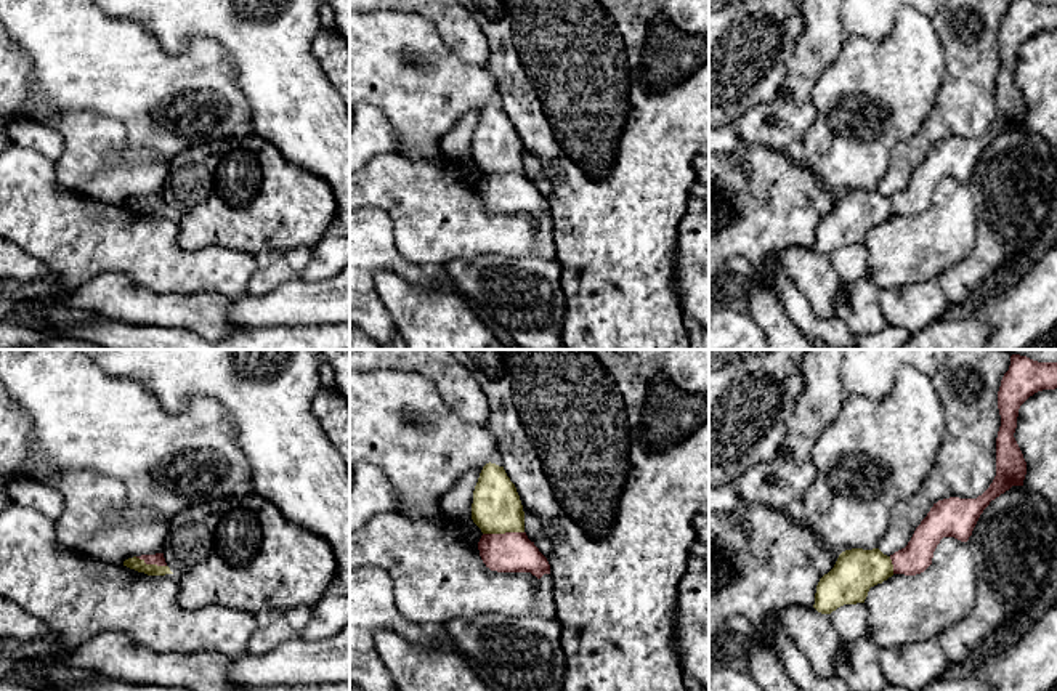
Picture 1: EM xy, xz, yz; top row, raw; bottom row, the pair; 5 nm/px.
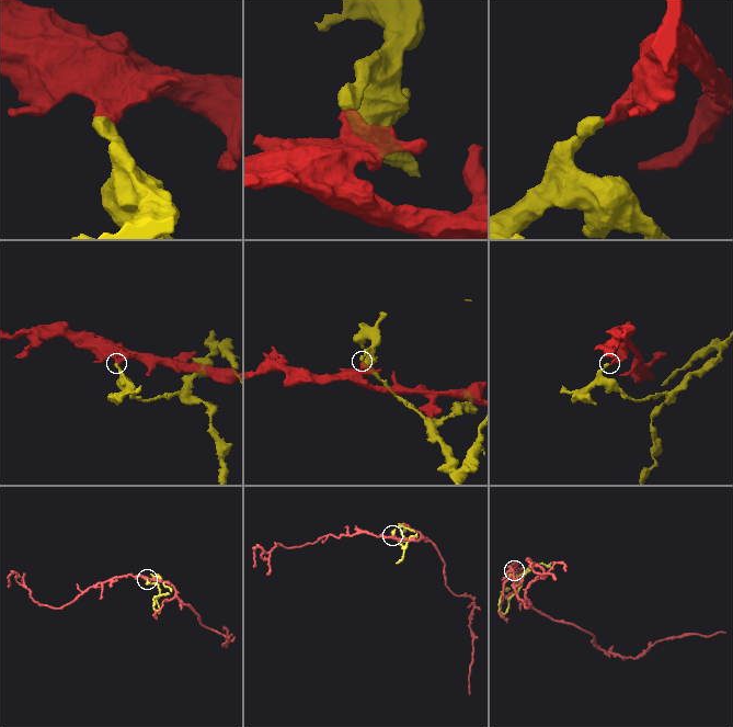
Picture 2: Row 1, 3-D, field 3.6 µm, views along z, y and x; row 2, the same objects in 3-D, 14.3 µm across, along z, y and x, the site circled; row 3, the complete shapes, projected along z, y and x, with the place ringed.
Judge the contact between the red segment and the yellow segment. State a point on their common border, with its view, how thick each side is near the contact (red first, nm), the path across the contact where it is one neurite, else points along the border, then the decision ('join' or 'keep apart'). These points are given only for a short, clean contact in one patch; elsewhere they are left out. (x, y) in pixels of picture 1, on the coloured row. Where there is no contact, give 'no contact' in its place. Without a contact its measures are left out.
meets red in xz at (502, 534); 200 nm thick on the red side, 240 nm on the other; border along xz (523, 531), (483, 534); keep apart

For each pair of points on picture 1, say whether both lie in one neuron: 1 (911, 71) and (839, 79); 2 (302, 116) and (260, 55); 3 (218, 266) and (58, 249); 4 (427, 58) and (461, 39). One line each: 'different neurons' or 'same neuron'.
1: same neuron
2: same neuron
3: same neuron
4: different neurons

